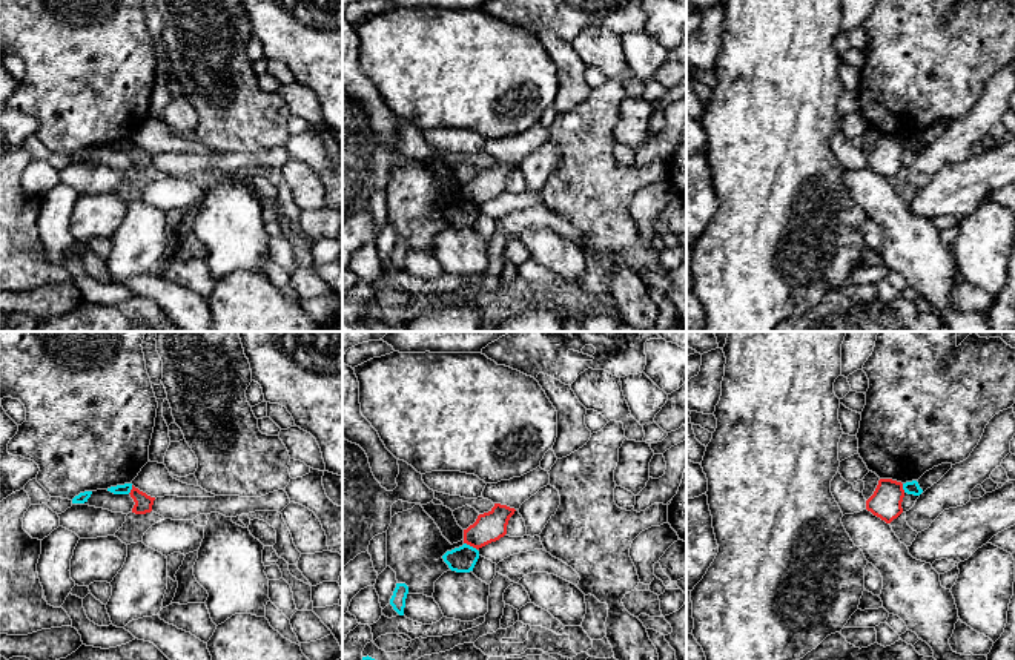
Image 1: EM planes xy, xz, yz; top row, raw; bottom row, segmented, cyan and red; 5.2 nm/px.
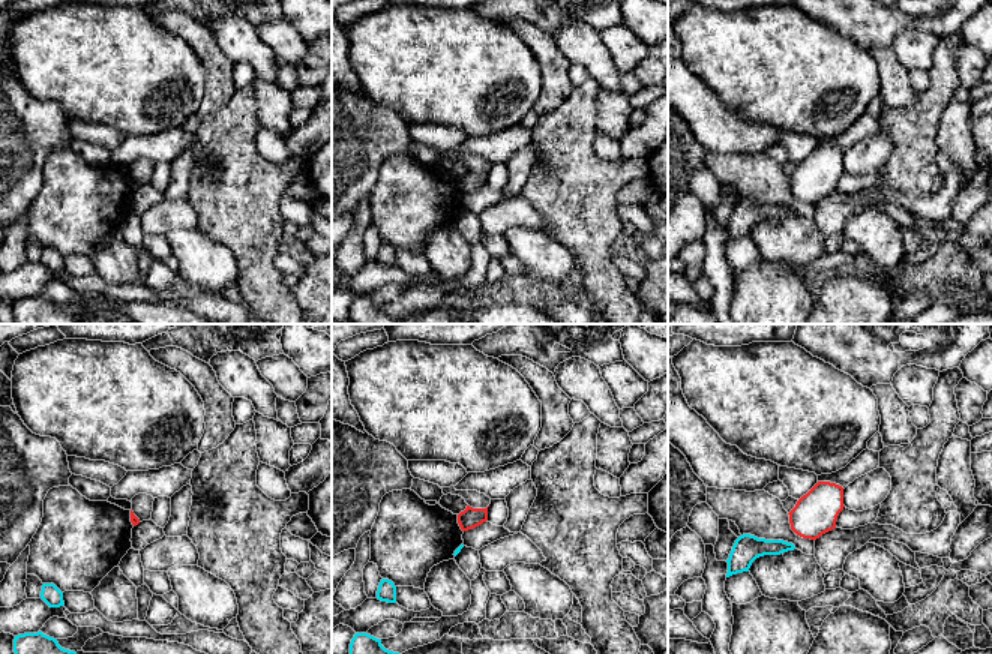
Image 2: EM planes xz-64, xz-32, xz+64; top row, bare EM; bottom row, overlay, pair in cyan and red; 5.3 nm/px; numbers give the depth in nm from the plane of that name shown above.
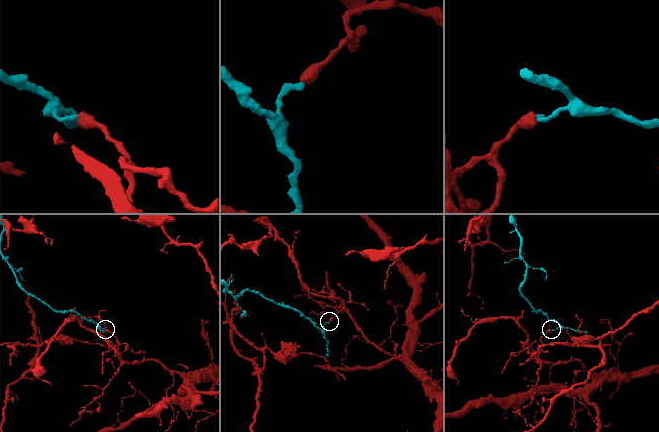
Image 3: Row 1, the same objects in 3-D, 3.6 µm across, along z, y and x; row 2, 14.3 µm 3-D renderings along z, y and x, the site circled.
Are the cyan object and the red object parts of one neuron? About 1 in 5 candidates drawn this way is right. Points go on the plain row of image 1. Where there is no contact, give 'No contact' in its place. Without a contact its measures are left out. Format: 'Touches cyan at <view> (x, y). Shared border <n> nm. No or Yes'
Touches cyan at xz (469, 201). Shared border 80 nm. No

